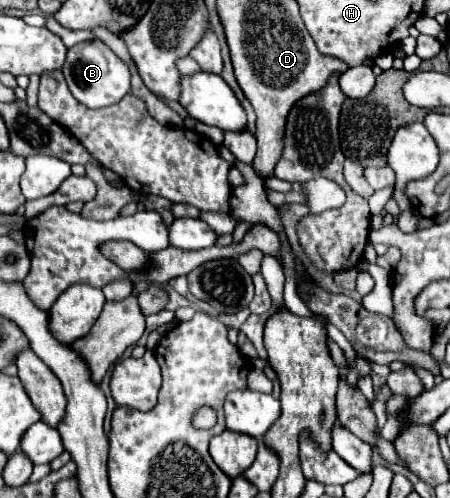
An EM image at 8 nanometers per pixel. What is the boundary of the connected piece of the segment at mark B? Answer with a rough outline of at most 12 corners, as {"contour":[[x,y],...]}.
{"contour":[[100,39],[68,49],[72,95],[90,109],[130,93],[130,67]]}

